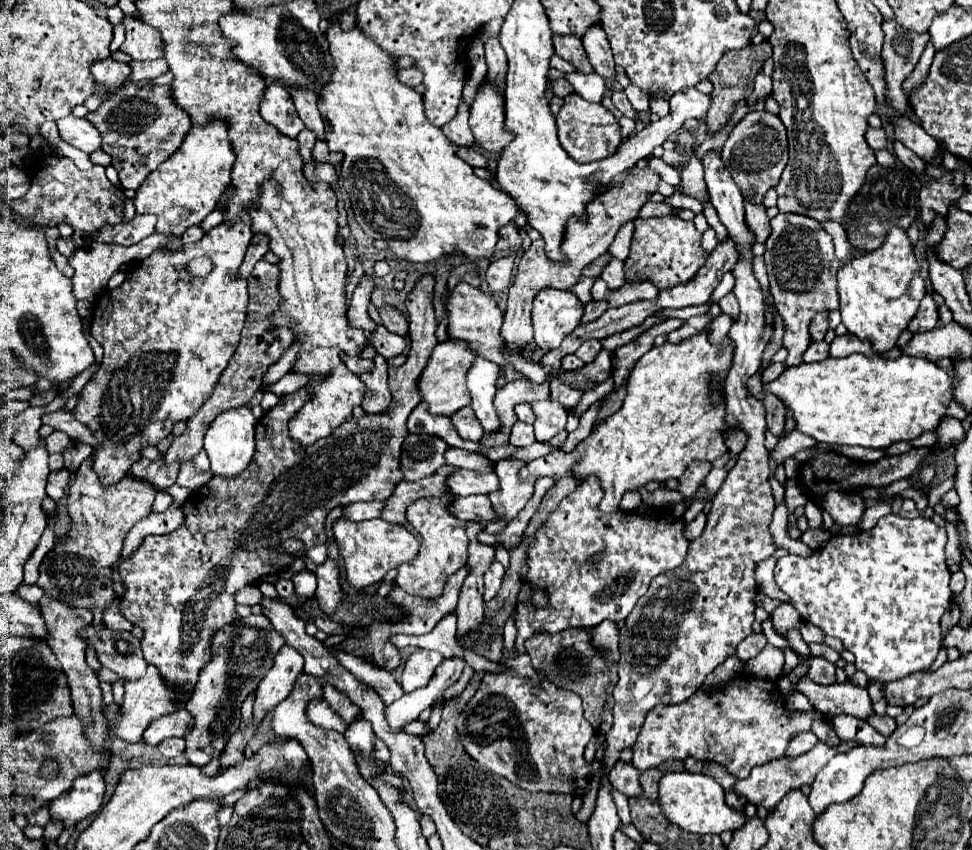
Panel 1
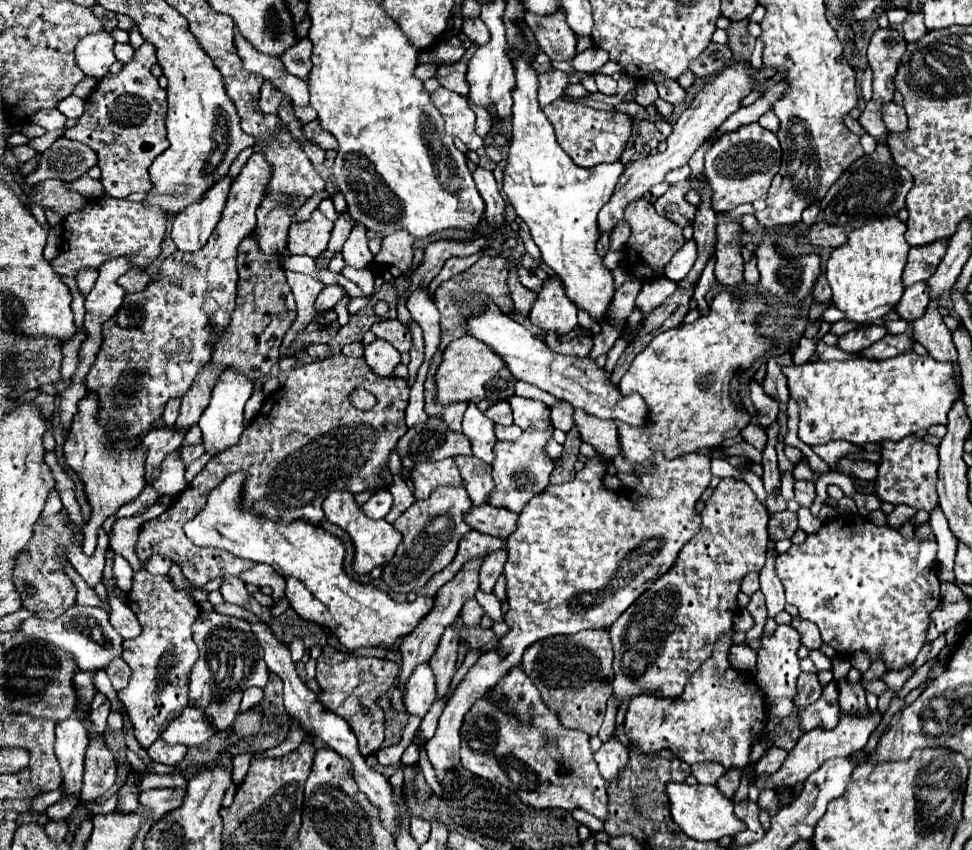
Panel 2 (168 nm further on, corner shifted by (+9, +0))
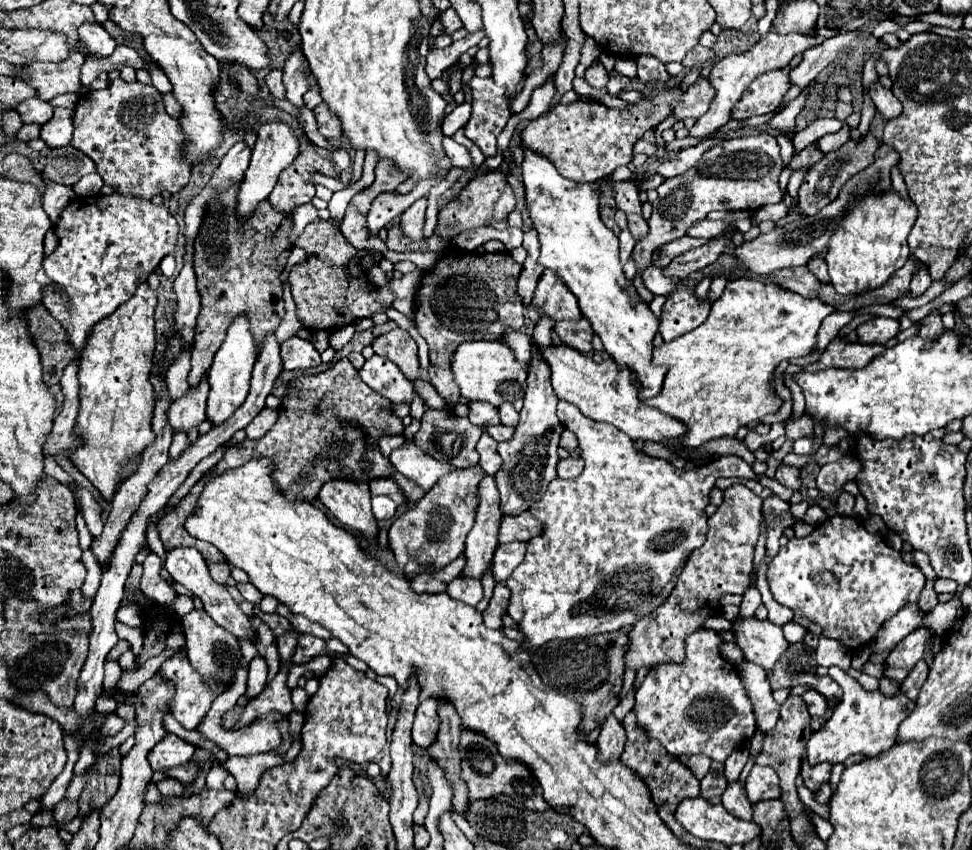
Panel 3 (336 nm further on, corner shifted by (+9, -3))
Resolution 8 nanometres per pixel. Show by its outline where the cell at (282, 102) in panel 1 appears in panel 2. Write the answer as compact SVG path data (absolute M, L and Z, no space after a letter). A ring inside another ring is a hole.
M264 81L260 91L260 109L264 113L276 113L280 105L286 103L286 95L280 93L270 81Z

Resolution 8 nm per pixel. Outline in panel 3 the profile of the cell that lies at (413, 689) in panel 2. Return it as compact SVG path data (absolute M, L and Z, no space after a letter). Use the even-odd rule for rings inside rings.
M430 696L418 704L416 720L412 728L412 740L414 744L428 748L434 742L434 736L438 732L438 712L436 712L436 700Z

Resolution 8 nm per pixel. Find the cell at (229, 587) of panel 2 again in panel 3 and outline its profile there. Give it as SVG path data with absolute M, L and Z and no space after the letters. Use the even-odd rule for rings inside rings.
M208 564L208 568L210 568L212 580L226 586L226 582L230 578L230 566L228 564Z

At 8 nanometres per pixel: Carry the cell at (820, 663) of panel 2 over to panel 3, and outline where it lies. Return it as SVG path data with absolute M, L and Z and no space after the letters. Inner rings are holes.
M830 666L828 674L840 684L844 690L842 702L834 708L830 720L818 730L812 732L808 744L806 744L806 760L808 764L816 766L822 762L844 762L852 754L864 754L864 756L876 756L896 742L896 730L898 724L914 710L914 702L908 700L902 692L888 698L882 692L866 692L854 678L850 678L844 670Z

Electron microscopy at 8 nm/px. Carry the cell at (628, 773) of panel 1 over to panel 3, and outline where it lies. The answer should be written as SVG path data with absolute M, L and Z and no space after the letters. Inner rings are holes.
M610 714L604 720L598 742L596 742L600 760L606 764L610 758L620 758L620 754L624 750L624 742L626 742L626 732L624 732L622 724L616 720L616 716Z

